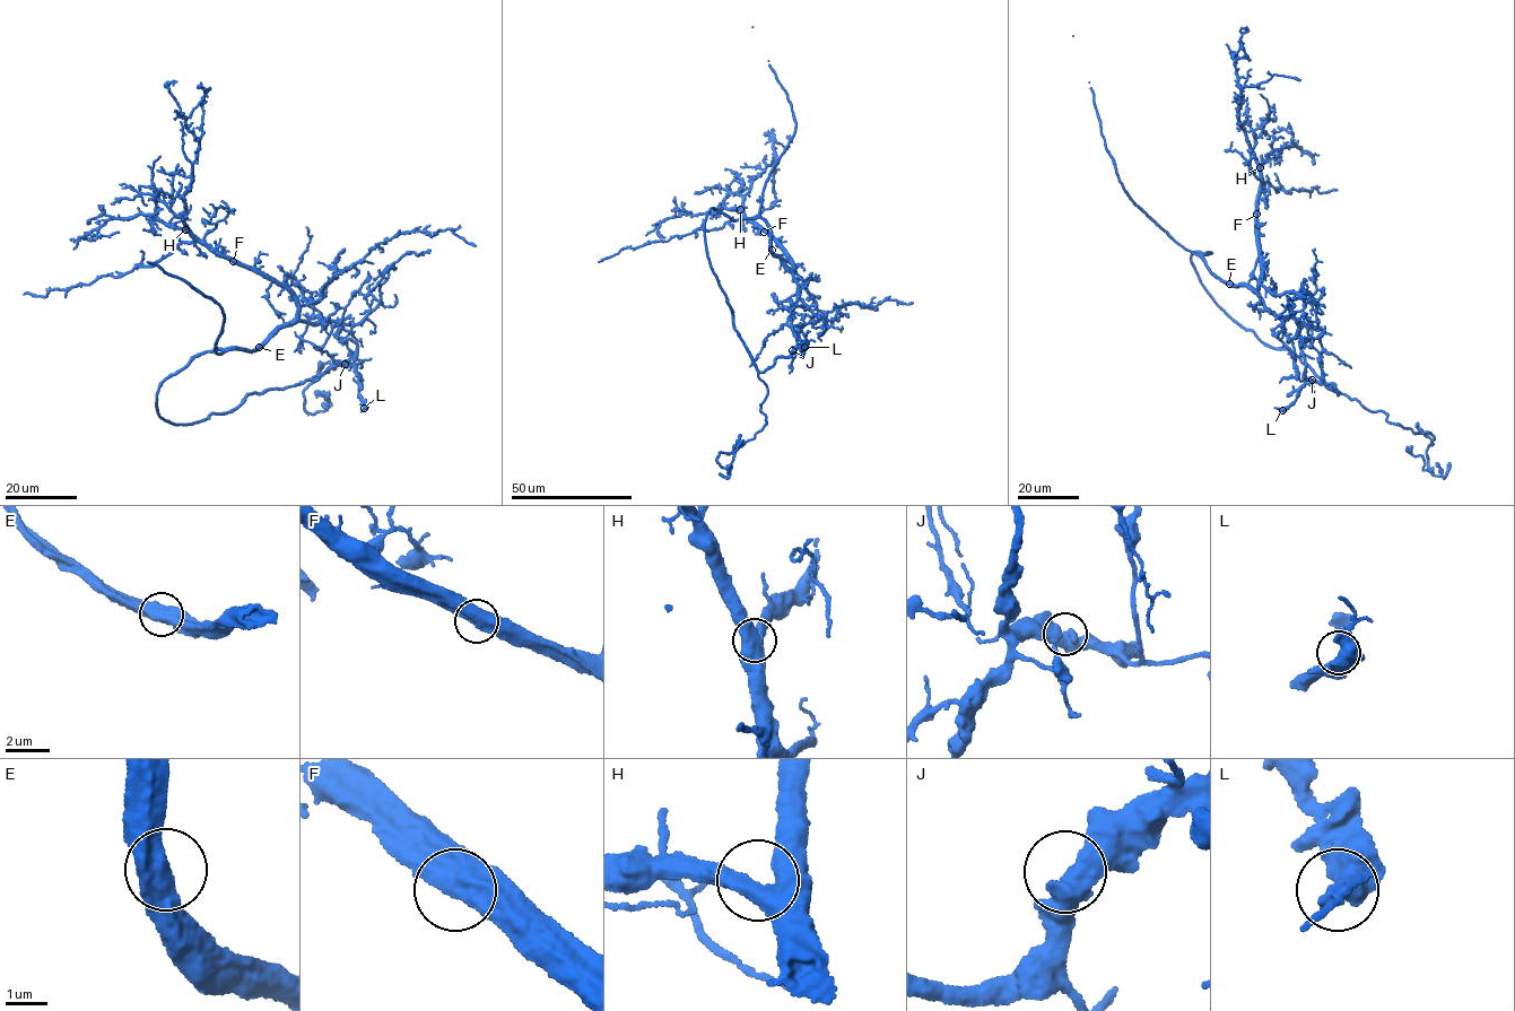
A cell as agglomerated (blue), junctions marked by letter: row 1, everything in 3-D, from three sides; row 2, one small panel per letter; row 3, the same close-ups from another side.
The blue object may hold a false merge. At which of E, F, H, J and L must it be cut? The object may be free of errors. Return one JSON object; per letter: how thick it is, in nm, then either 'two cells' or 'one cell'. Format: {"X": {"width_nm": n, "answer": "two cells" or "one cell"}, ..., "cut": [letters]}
{"E": {"width_nm": 650, "answer": "one cell"}, "F": {"width_nm": 600, "answer": "one cell"}, "H": {"width_nm": 550, "answer": "one cell"}, "J": {"width_nm": 550, "answer": "one cell"}, "L": {"width_nm": 600, "answer": "one cell"}, "cut": []}

